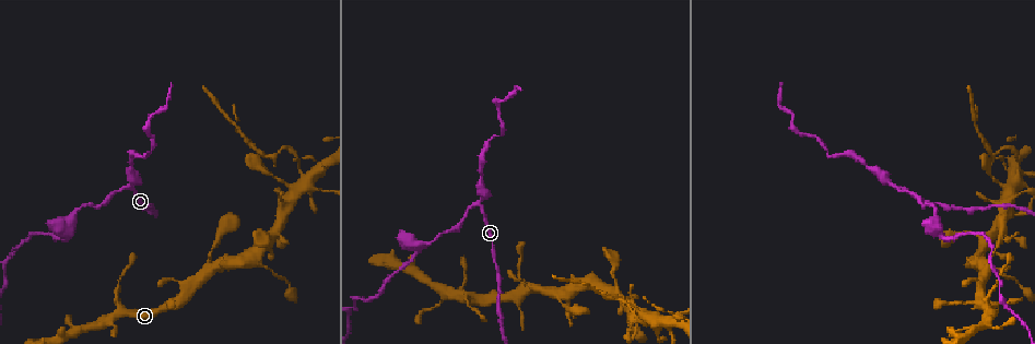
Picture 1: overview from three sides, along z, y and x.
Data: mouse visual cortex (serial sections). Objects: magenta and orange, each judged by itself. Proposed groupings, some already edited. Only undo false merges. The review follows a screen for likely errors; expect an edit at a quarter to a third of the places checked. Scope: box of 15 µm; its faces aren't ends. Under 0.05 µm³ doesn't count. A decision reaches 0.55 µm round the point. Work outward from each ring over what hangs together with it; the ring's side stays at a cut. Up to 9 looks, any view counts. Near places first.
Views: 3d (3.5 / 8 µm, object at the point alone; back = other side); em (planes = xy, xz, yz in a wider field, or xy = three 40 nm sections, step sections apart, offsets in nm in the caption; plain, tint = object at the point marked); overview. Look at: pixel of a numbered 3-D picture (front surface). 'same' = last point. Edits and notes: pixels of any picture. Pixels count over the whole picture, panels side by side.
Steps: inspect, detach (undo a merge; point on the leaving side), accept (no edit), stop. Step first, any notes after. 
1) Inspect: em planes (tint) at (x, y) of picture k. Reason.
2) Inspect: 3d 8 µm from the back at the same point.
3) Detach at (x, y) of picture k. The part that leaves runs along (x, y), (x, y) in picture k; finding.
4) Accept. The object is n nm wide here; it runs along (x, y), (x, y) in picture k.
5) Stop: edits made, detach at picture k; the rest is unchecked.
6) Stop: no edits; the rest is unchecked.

Inspect: em xy step 5 (tint) at (472, 297) of picture 1. Three-way junction.

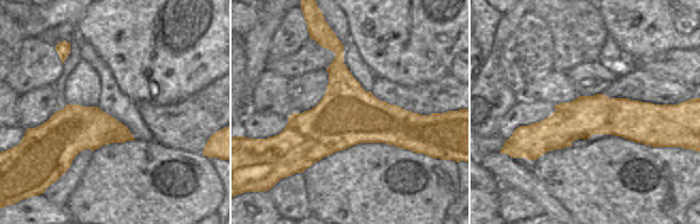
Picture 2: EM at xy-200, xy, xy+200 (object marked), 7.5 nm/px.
Inspect: 3d 3.5 µm at the same point.

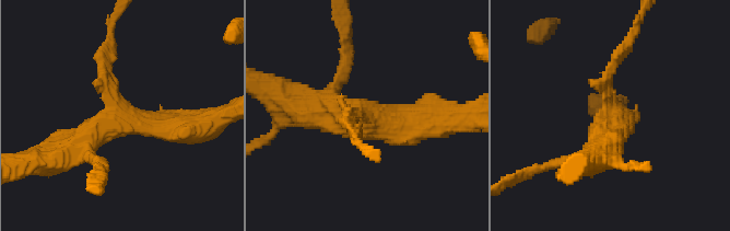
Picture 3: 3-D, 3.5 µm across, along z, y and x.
Accept. The object is 460 nm wide here; it runs along (655, 112), (526, 130) in picture 2; continuous, no second cell.

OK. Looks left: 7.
Inspect: 3d 3.5 µm from the back at (1001, 231) of picture 1. Calibre changes.

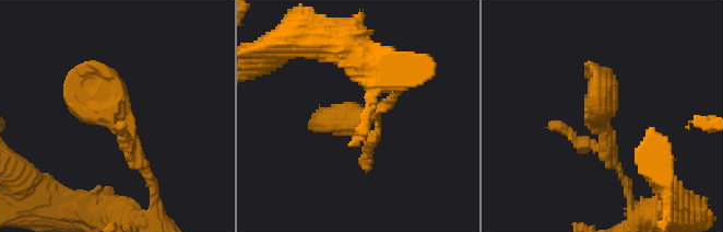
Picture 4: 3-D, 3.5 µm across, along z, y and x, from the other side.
Inspect: em xy step 2 (tint) at (603, 120) of picture 4.

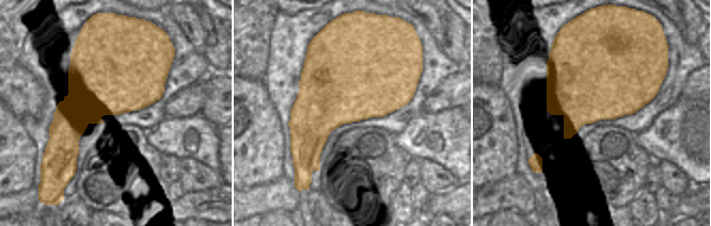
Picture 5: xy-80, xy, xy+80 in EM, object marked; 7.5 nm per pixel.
Accept. The object is 650 nm wide here; it runs along (147, 177), (107, 86), (83, 62) in picture 4; continuous, no second cell.

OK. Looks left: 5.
Inspect: 3d 3.5 µm at (281, 213) of picture 1. Two arms in line, one across.

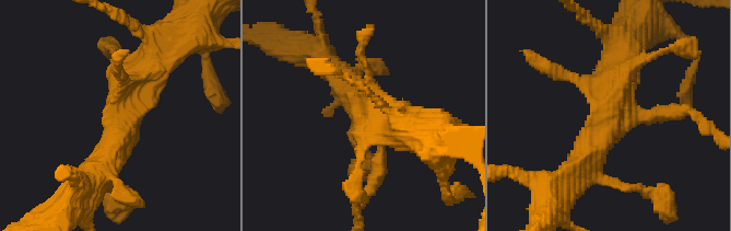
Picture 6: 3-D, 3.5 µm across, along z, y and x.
Inspect: em xy step 5 (tint) at (373, 118) of picture 6.

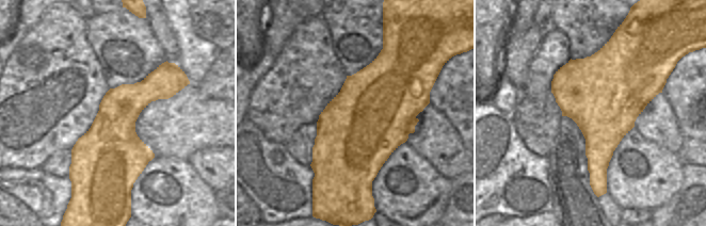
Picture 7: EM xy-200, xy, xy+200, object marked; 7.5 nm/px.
Accept. The object is 600 nm wide here; it runs along (103, 165), (126, 99), (163, 45) in picture 6; one cell here.

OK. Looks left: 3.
Inspect: 3d 3.5 µm at (299, 161) of picture 1. Narrows sharply.

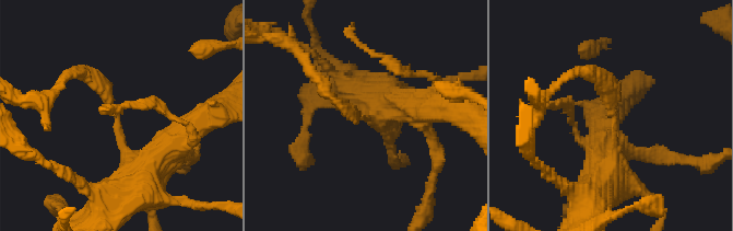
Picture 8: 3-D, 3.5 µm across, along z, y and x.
Inspect: em xy step 5 (tint) at (119, 117) of picture 8.

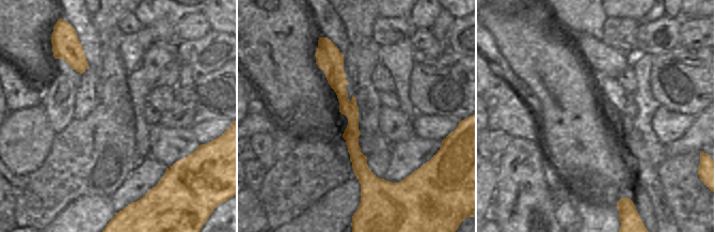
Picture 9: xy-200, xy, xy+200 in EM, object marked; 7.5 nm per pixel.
Detach at (109, 100) of picture 8. The part that leaves runs along (615, 142), (606, 88), (576, 71) in picture 8; a second cell is stuck on.

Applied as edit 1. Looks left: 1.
Stop: edits made, detach at picture 8; the rest is unchecked.

